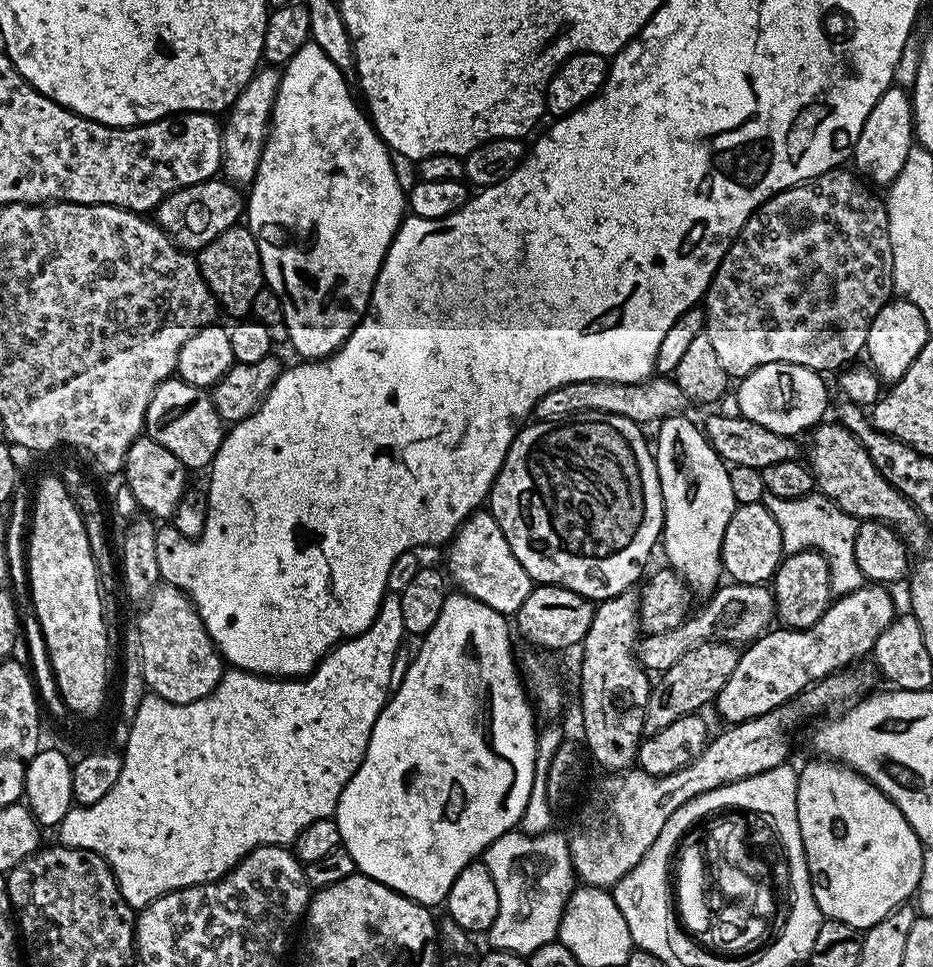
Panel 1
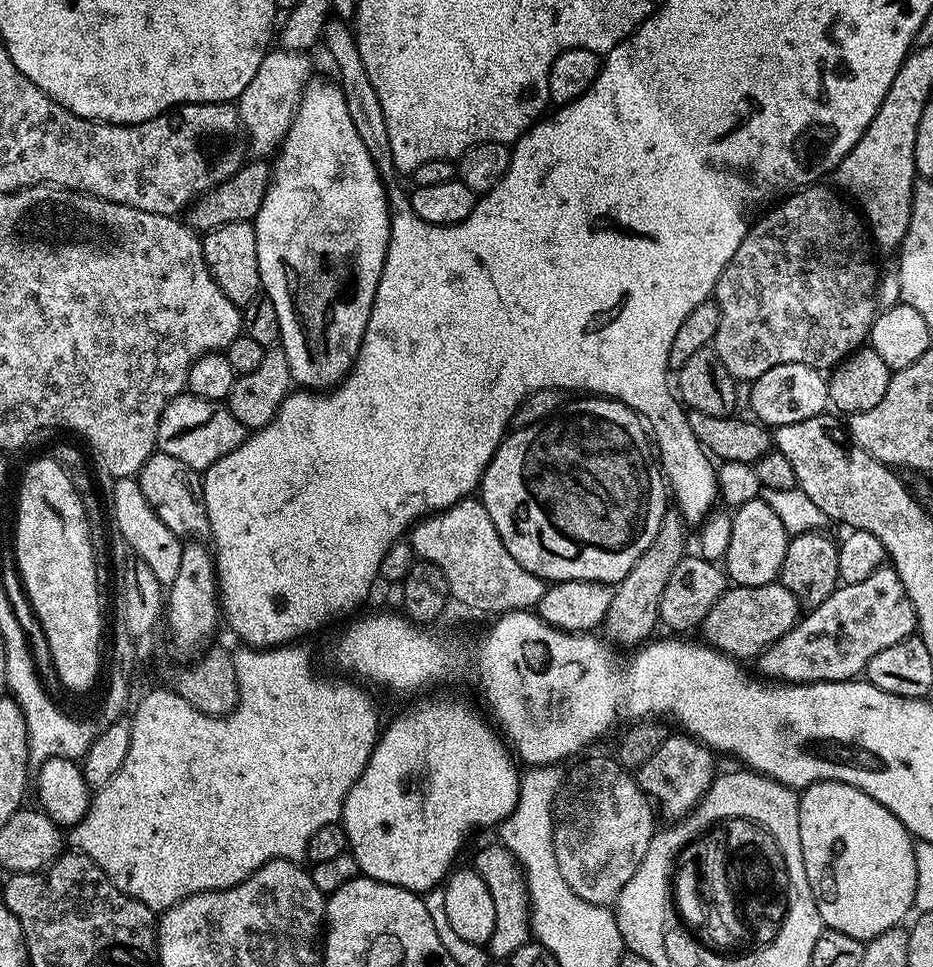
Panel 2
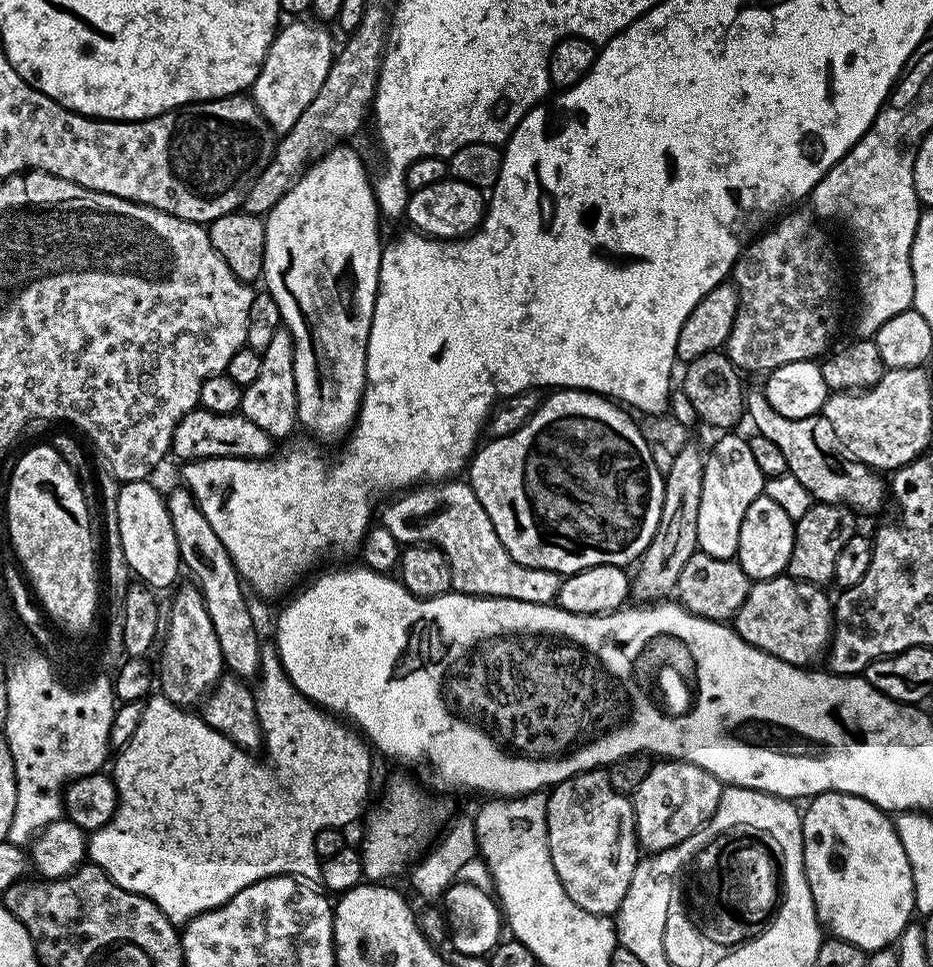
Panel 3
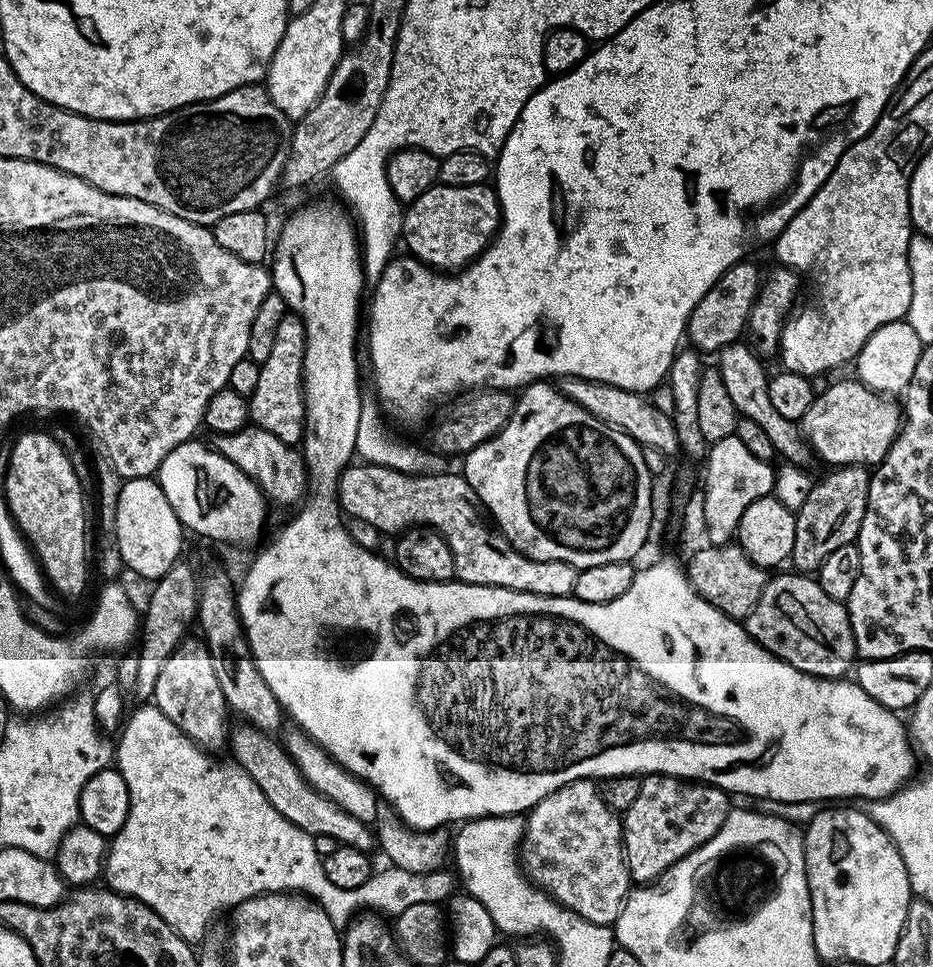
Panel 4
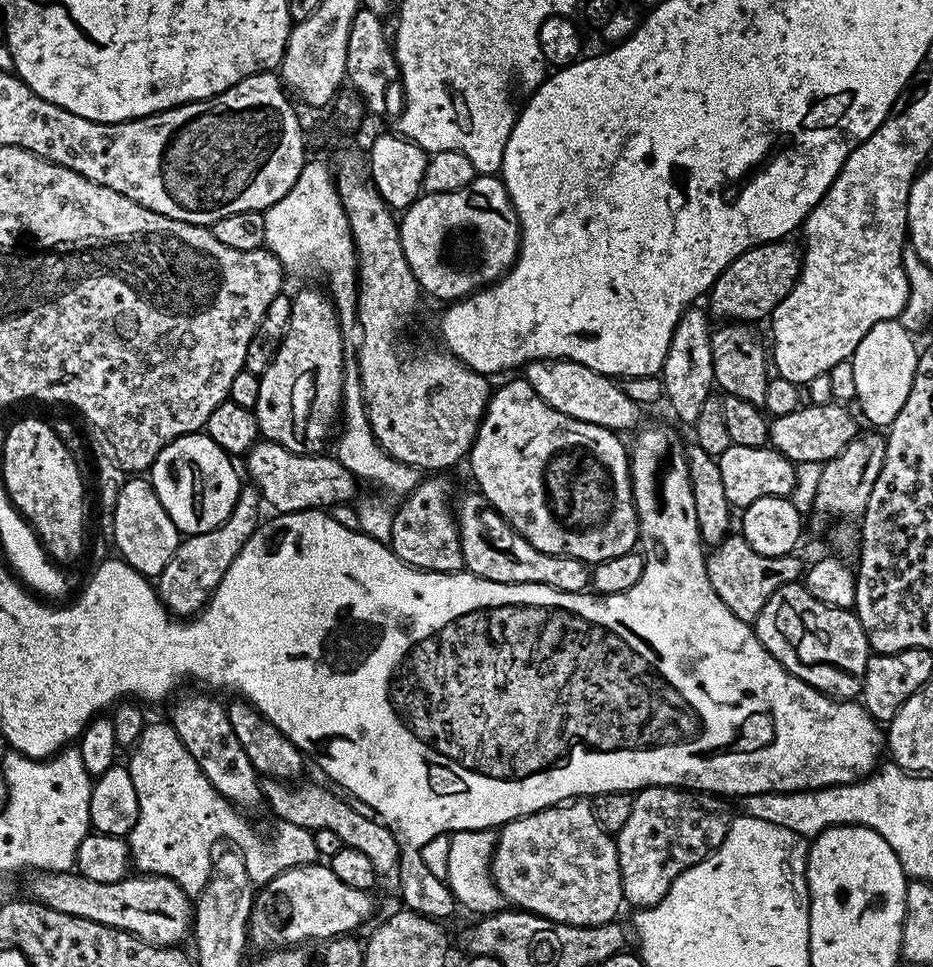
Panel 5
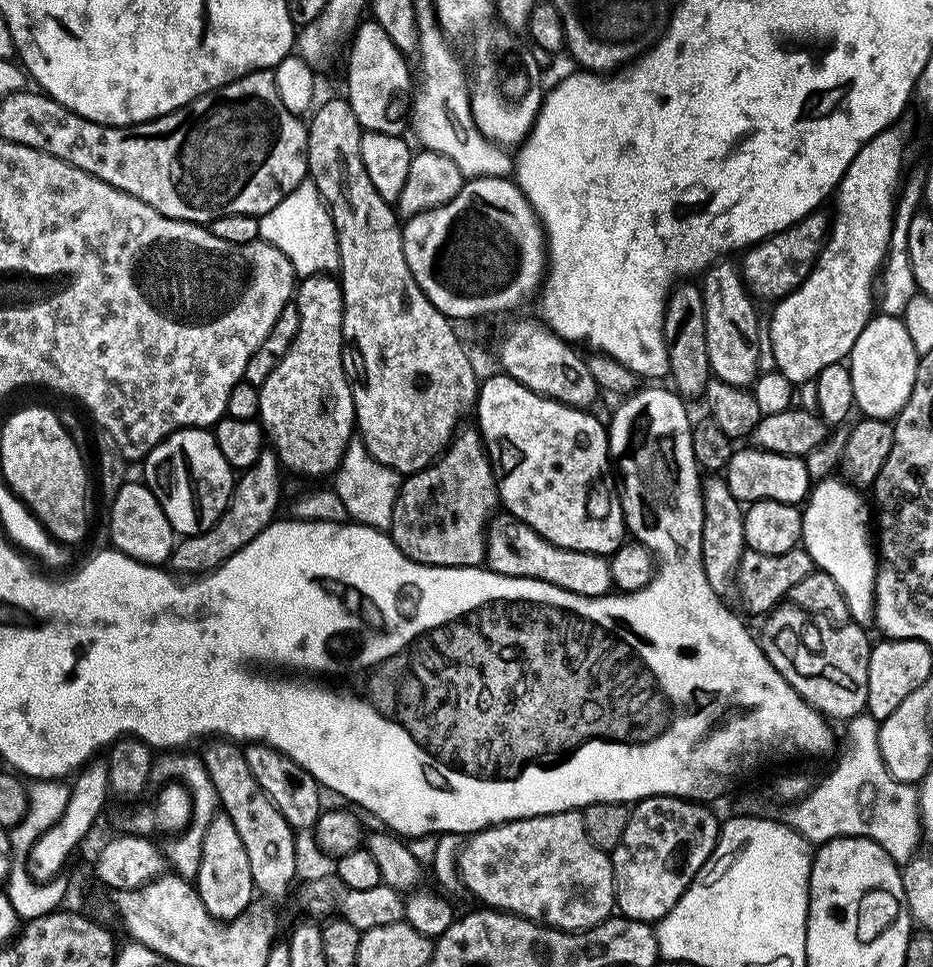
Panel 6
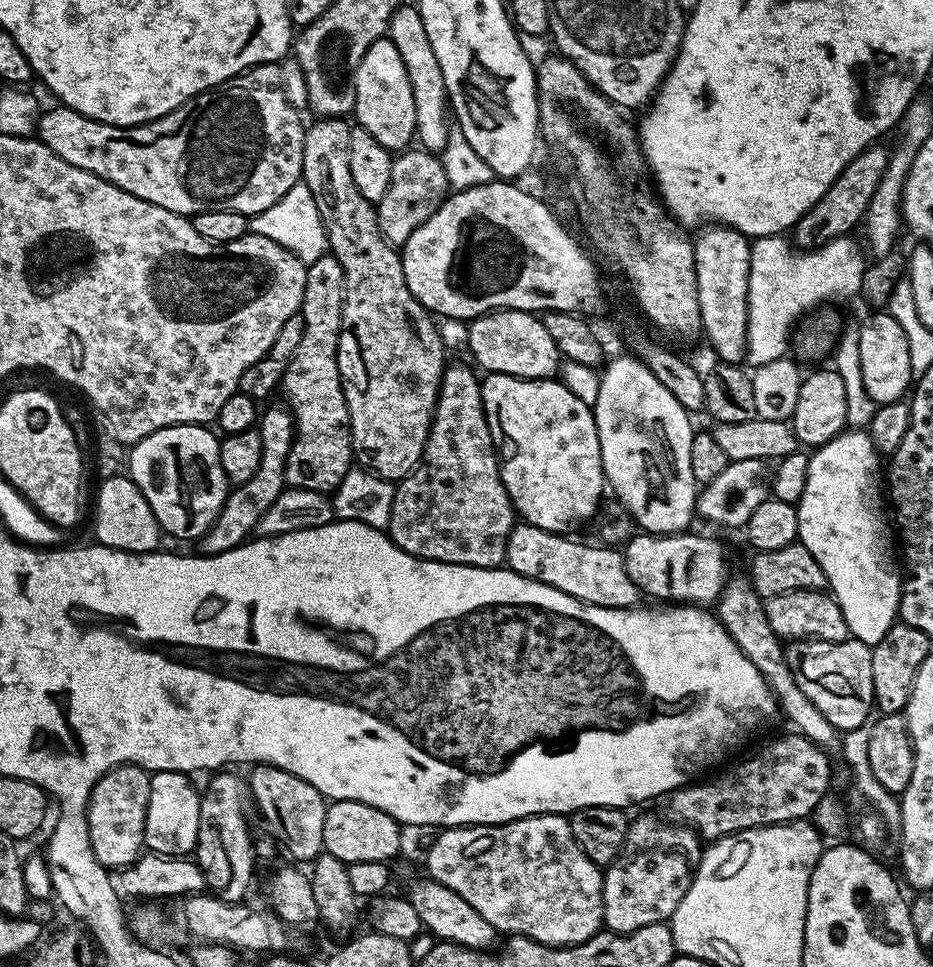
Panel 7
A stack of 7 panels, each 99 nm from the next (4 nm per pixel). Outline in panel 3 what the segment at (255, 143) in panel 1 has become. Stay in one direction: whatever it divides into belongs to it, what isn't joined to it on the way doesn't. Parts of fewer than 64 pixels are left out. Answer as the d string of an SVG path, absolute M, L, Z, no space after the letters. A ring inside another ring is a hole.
M300 18L295 22L288 22L292 24L285 23L277 31L258 78L250 89L252 100L258 106L262 118L266 118L272 131L277 134L290 131L294 122L297 122L310 102L314 101L334 59L332 36L324 29L327 27L320 22L307 24L306 21L307 19Z

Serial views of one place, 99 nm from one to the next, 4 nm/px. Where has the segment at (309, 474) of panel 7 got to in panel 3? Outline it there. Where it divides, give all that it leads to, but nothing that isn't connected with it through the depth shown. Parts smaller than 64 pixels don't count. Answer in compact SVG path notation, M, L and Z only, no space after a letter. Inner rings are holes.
M281 328L274 334L270 346L262 354L262 371L255 382L242 389L242 402L239 415L250 418L254 426L266 430L273 441L280 442L283 436L297 427L296 419L296 383L294 382L294 342L287 328Z

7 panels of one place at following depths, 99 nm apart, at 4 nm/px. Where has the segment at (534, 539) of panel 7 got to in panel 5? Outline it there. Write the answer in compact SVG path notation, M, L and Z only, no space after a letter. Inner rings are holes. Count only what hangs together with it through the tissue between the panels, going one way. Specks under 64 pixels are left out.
M471 491L454 508L456 524L460 528L462 558L467 571L490 582L541 584L559 592L584 592L589 587L590 568L583 560L534 550L534 546L530 546L522 534L518 534L506 523L485 496L480 495L479 491Z

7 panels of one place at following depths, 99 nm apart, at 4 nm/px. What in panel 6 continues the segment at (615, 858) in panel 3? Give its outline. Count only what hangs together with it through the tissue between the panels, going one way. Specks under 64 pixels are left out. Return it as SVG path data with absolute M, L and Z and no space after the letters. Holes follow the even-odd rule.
M576 810L509 820L507 824L493 824L481 832L471 833L460 845L456 870L460 873L463 891L477 896L481 905L512 912L515 916L524 916L550 928L583 930L613 915L616 908L612 857L590 842L580 812Z

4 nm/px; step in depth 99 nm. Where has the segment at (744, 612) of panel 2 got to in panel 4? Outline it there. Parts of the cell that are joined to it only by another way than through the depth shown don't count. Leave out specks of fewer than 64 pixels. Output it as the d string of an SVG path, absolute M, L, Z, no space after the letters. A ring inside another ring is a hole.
M795 570L787 571L776 574L781 574L781 576L773 575L762 590L762 598L758 598L758 606L754 606L754 610L750 610L746 621L748 633L773 656L785 660L790 666L794 666L806 674L819 676L822 680L839 680L847 677L858 660L856 635L852 632L847 607L841 601L830 598L830 594L826 594L826 590L822 590L819 579Z

